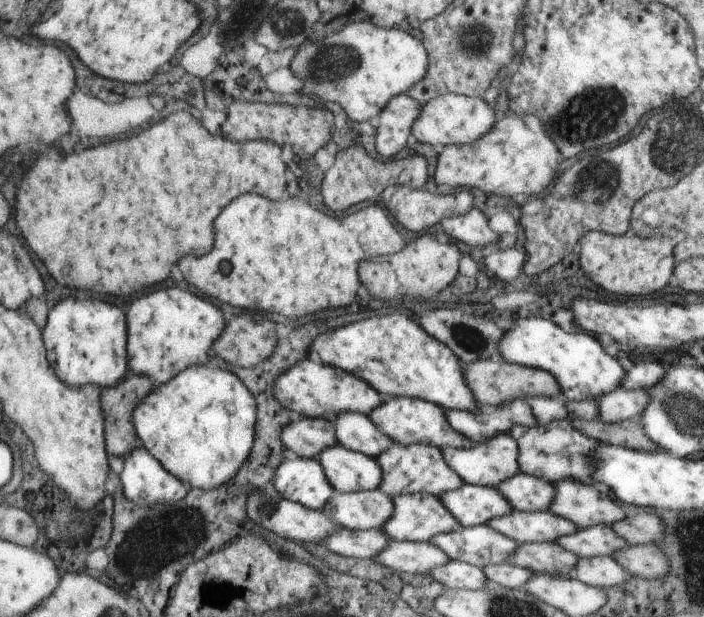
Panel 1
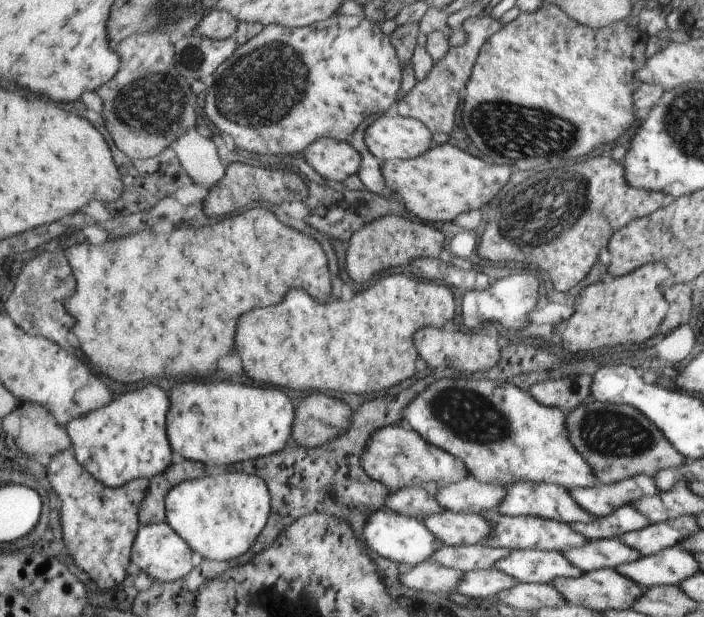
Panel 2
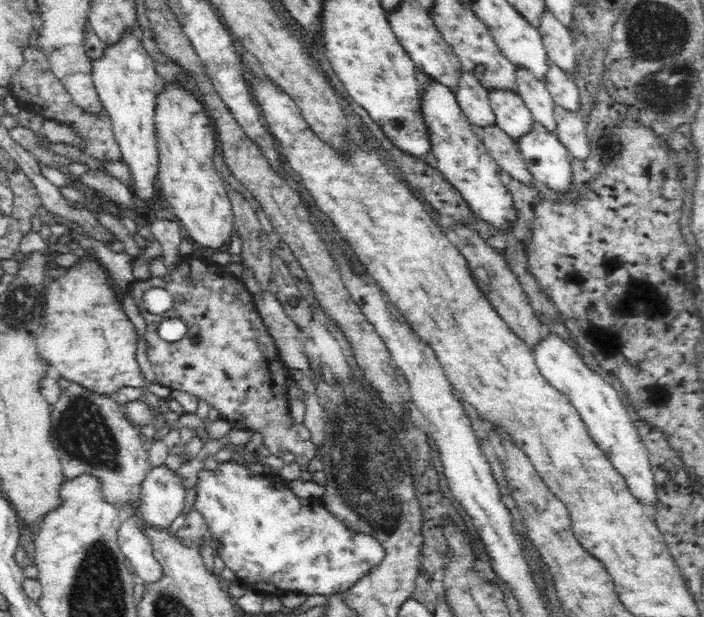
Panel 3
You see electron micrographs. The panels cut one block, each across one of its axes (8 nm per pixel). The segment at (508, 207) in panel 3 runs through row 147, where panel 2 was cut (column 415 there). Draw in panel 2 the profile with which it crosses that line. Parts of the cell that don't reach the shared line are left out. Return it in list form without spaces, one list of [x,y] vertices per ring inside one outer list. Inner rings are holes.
[[[398,425],[380,428],[370,436],[368,448],[362,456],[362,466],[370,478],[385,483],[391,492],[410,486],[420,487],[428,481],[438,484],[454,483],[470,474],[460,459],[426,442],[418,431],[406,430]]]

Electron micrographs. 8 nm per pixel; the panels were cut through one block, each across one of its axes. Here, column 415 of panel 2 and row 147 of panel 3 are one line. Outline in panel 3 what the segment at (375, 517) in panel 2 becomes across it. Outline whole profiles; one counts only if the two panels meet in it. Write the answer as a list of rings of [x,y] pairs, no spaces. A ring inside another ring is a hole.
[[[534,123],[516,143],[535,182],[566,193],[572,182],[572,158],[557,134]]]

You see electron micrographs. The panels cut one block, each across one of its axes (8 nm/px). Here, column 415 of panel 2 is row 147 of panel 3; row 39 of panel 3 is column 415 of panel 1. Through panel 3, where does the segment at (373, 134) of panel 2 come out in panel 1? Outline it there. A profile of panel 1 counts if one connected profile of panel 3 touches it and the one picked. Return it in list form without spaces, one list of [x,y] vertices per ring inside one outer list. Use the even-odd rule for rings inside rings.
[[[443,94],[440,98],[423,105],[418,122],[413,124],[414,140],[429,143],[431,146],[472,144],[484,137],[496,122],[496,114],[482,98],[470,98],[466,95]]]

